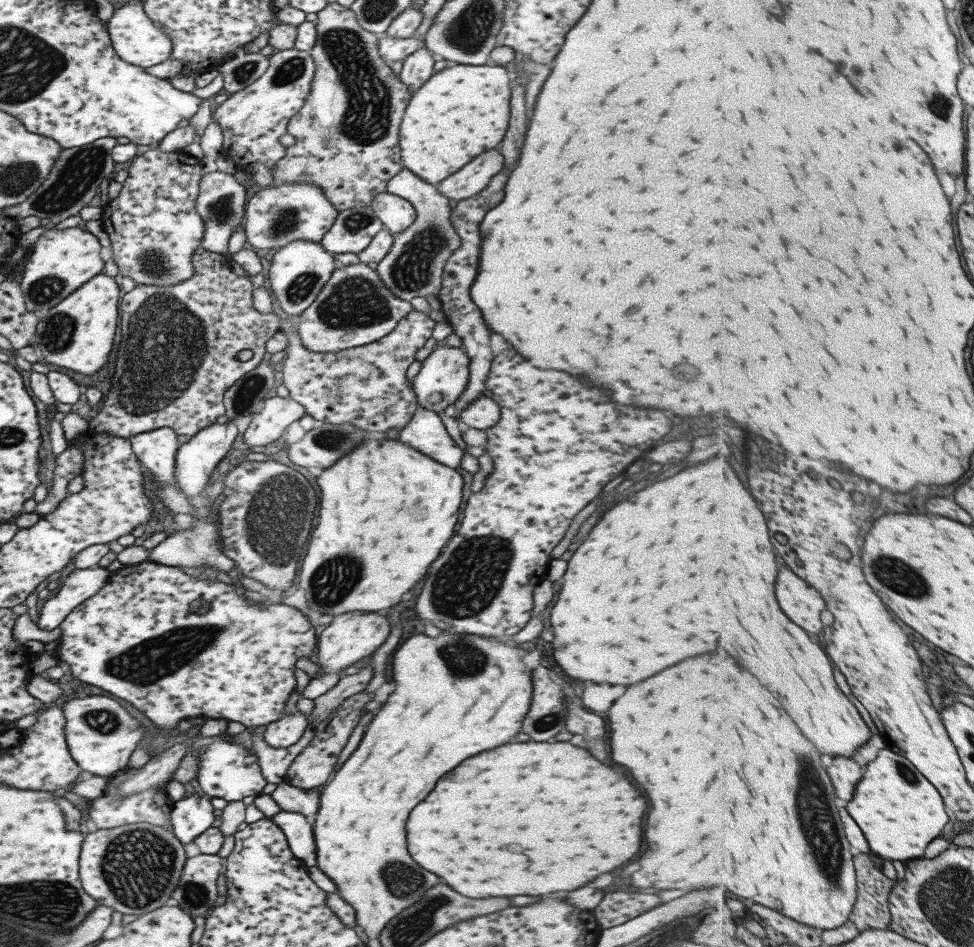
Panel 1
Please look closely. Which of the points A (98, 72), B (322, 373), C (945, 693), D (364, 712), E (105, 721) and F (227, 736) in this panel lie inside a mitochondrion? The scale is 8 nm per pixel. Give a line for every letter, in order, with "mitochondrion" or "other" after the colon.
A: other
B: other
C: other
D: other
E: mitochondrion
F: other

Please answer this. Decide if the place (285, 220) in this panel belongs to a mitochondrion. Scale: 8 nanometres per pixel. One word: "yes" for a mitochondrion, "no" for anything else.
yes

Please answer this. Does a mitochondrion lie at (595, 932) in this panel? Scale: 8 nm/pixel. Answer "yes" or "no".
no

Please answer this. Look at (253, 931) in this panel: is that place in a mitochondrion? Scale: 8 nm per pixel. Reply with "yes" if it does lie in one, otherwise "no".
no

